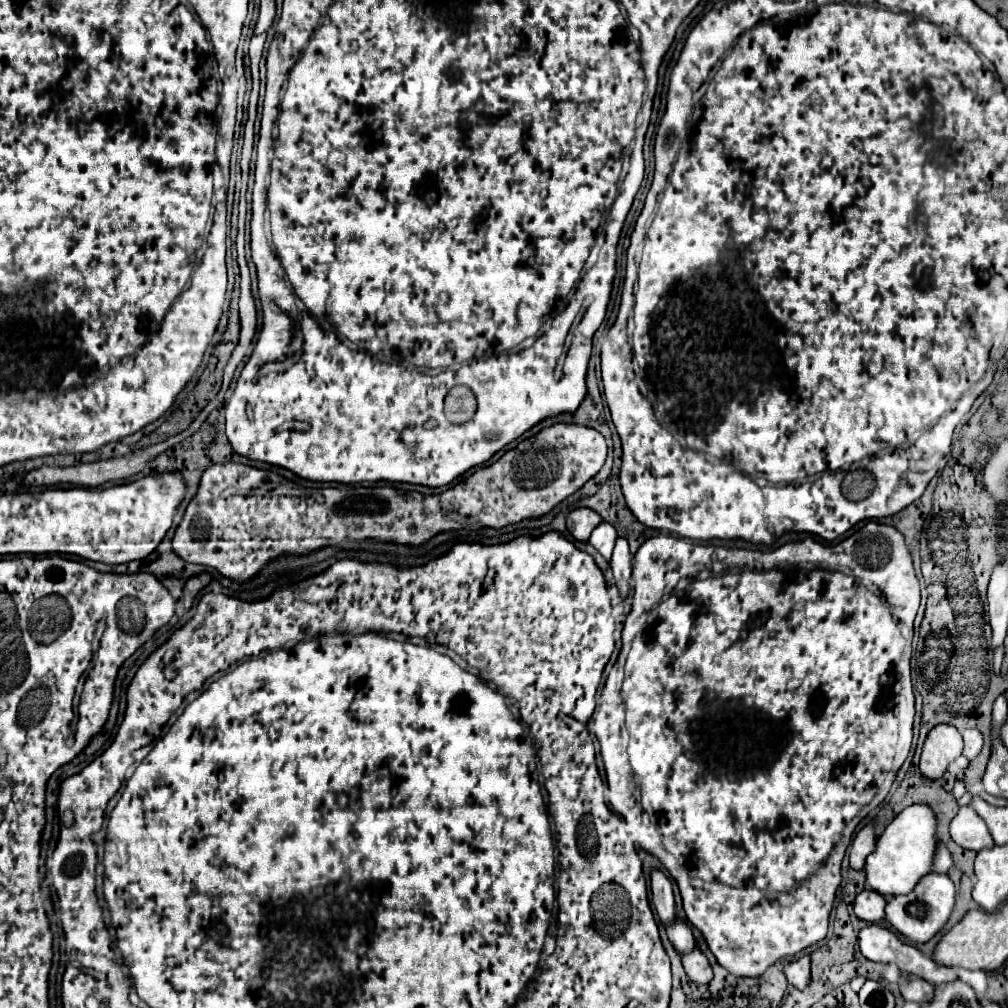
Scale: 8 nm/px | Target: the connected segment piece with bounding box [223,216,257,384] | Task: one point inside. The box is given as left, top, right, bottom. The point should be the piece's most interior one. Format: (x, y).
(247, 314)

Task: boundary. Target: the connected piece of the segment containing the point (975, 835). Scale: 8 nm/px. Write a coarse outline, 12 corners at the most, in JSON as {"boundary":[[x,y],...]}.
{"boundary":[[971,806],[951,820],[953,842],[967,850],[995,844]]}

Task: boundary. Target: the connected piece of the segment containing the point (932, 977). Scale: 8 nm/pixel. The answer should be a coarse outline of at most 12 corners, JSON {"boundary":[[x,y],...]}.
{"boundary":[[869,924],[859,932],[867,960],[897,964],[933,986],[957,970],[905,944],[893,930]]}

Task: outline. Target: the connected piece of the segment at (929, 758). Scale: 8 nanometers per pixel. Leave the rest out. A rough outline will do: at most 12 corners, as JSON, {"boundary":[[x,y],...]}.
{"boundary":[[937,724],[921,752],[921,774],[943,776],[961,754],[963,740],[955,726]]}

